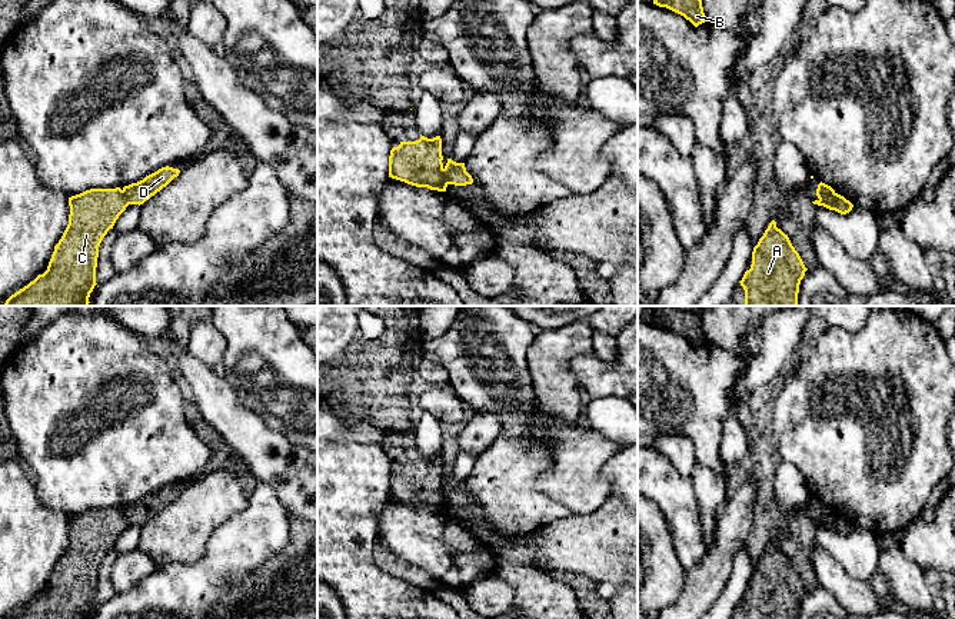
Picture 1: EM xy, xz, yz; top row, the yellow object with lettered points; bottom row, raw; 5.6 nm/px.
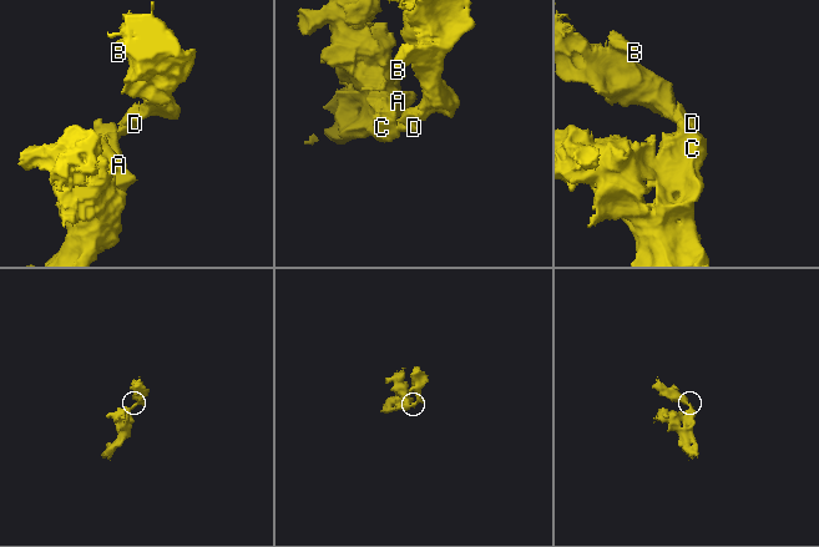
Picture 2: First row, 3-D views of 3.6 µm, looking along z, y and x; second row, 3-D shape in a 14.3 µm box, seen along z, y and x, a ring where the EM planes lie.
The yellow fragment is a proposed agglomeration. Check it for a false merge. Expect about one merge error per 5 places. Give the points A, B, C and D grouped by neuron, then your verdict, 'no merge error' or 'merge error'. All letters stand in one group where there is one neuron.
A B C D; no merge error

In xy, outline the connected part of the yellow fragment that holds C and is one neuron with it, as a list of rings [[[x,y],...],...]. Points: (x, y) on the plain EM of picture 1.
[[[162,487],[123,509],[90,509],[69,518],[69,545],[47,590],[9,619],[89,619],[96,603],[99,566],[129,525],[143,525],[180,493]]]

